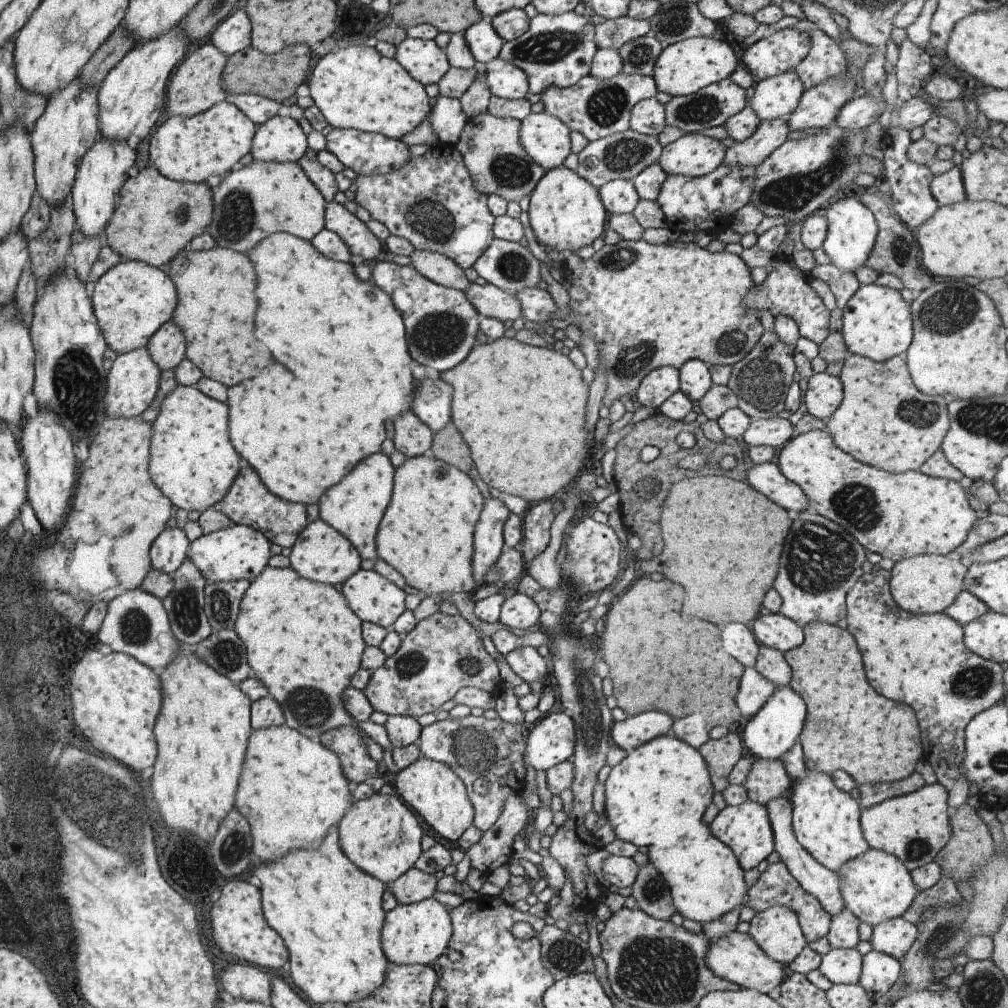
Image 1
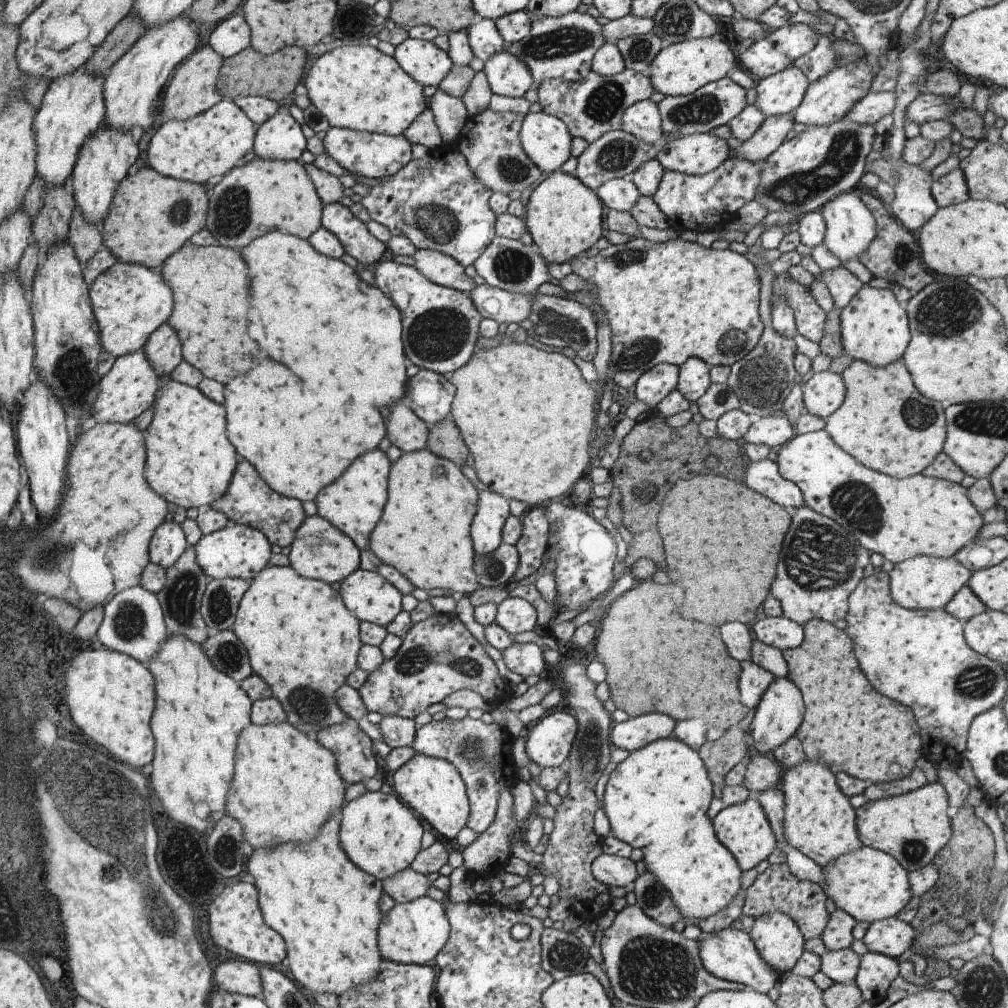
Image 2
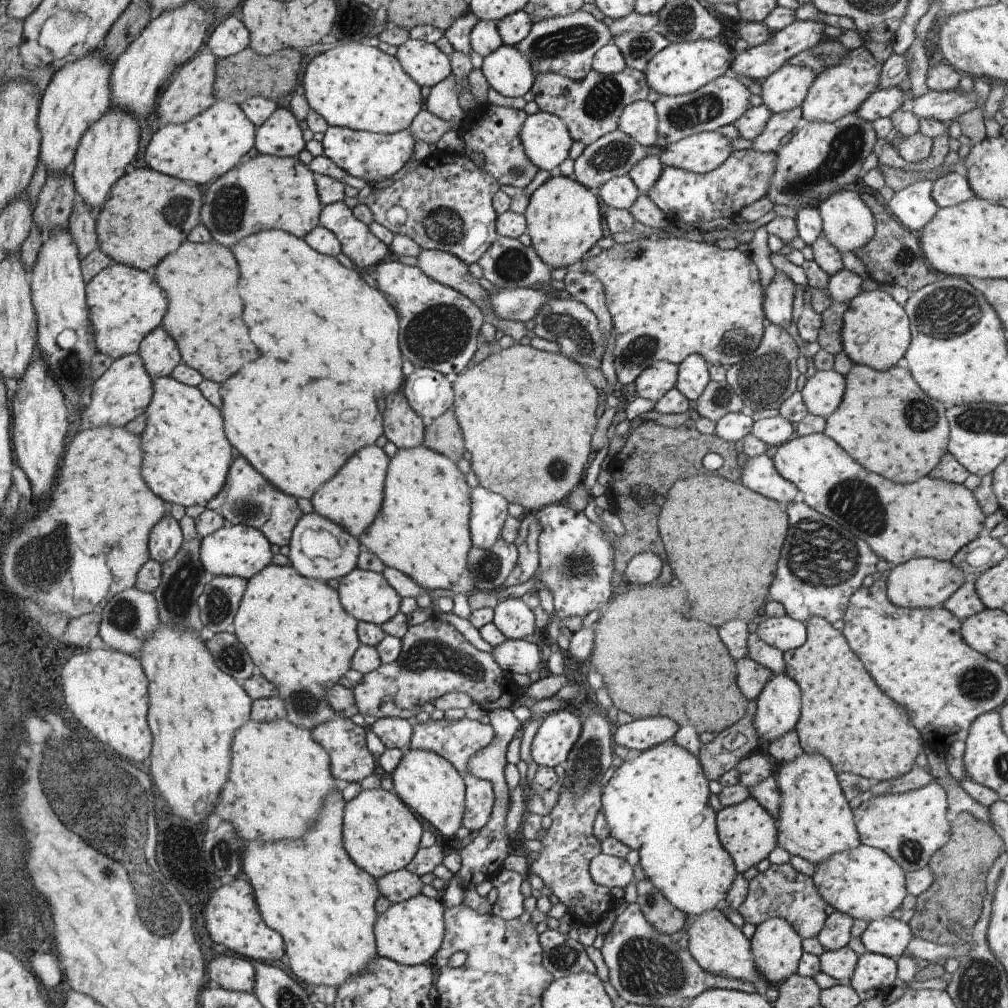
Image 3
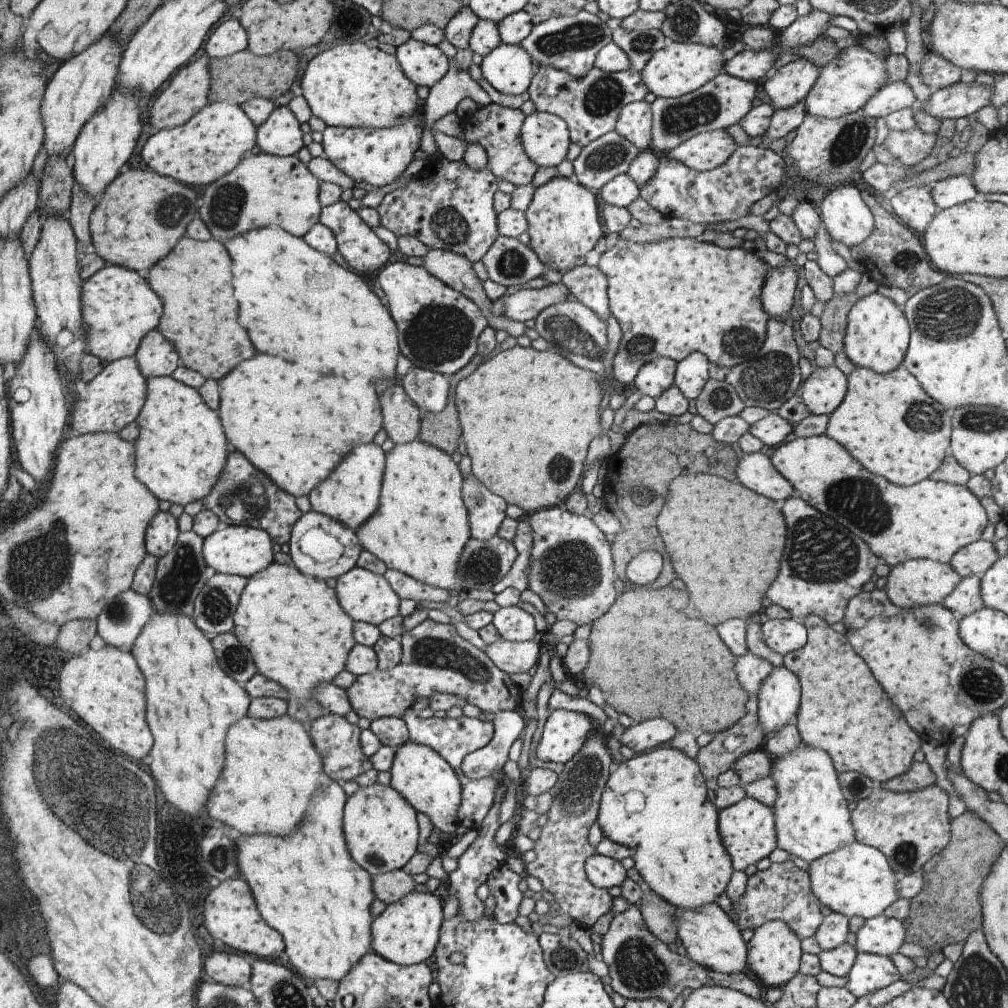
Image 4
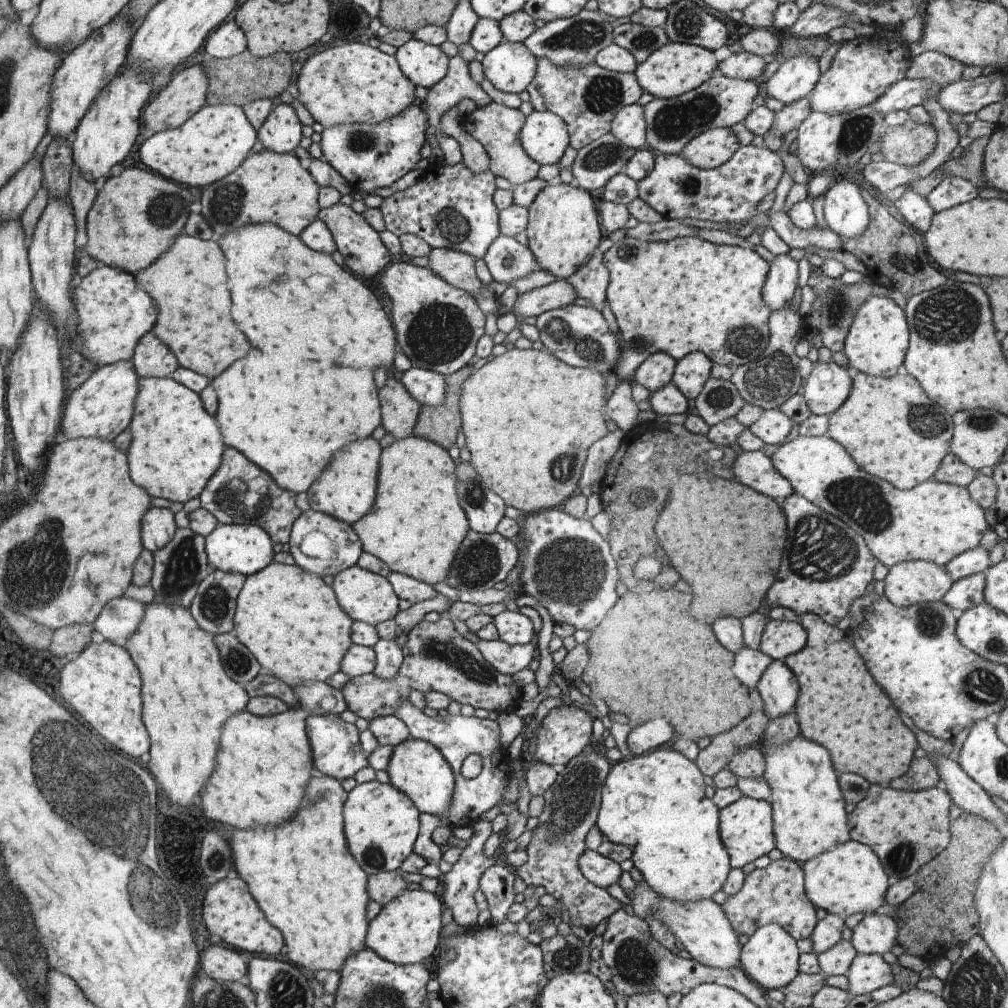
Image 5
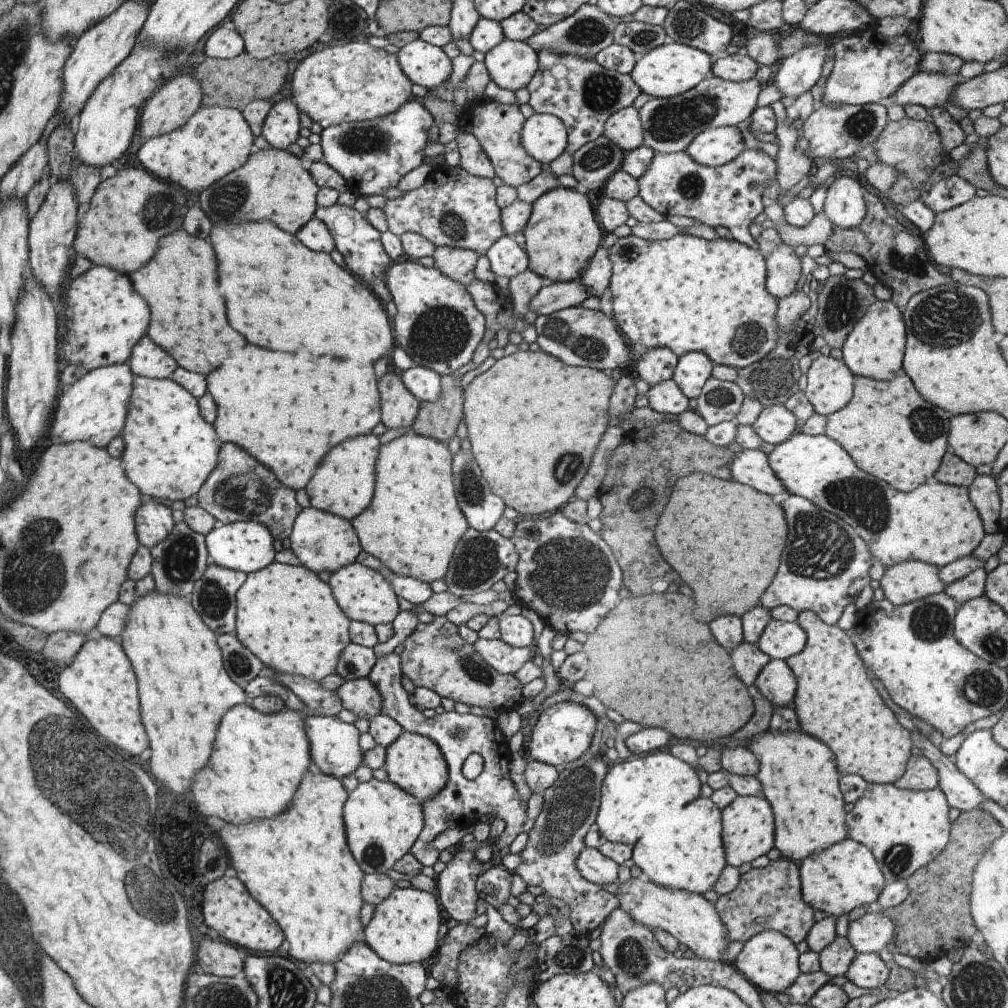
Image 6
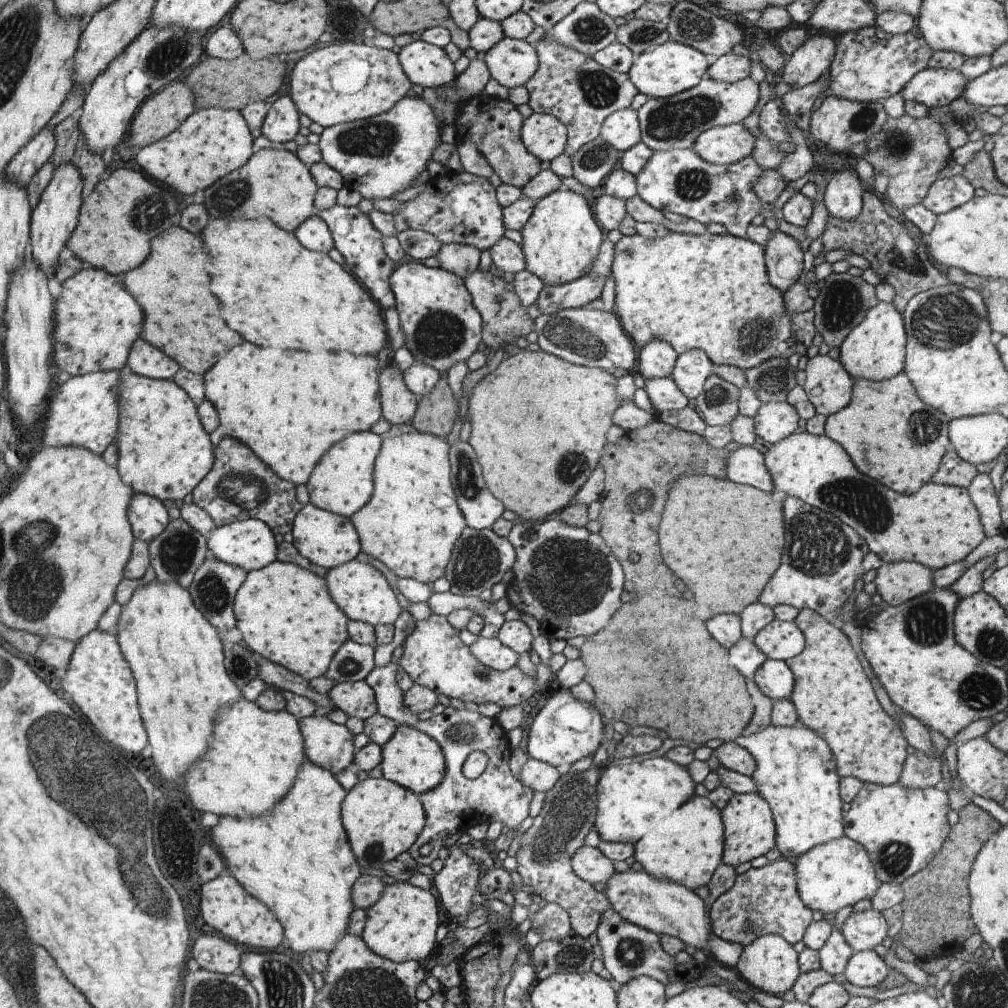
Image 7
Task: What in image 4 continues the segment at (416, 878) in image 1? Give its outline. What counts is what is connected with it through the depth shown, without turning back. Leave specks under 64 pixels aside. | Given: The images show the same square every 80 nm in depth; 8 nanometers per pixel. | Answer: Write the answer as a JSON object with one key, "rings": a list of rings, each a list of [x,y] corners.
{"rings":[[[402,869],[374,875],[371,879],[375,898],[386,904],[403,899],[406,894],[414,891],[416,885],[412,876]]]}

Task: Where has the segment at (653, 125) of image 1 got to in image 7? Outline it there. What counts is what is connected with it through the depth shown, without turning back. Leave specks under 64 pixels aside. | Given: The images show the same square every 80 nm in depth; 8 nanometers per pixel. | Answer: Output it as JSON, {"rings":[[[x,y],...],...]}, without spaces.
{"rings":[[[628,107],[613,112],[600,127],[600,137],[616,150],[627,151],[641,141],[637,110]]]}

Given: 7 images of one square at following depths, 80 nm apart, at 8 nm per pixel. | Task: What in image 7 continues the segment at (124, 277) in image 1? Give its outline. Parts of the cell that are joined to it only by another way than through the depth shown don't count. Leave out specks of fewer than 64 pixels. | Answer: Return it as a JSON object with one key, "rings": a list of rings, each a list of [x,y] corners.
{"rings":[[[92,266],[59,284],[55,302],[55,342],[51,360],[62,379],[127,368],[127,358],[146,320],[139,301],[123,287],[119,276]]]}

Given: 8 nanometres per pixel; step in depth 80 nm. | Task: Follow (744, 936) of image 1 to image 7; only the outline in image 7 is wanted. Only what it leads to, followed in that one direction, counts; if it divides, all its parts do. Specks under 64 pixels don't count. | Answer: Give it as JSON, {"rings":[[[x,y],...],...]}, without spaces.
{"rings":[[[628,869],[626,872],[614,871],[606,882],[604,894],[610,906],[629,923],[655,932],[659,936],[678,937],[684,944],[702,949],[708,955],[709,938],[714,935],[711,918],[704,907],[703,899],[686,886],[658,878],[646,871]]]}

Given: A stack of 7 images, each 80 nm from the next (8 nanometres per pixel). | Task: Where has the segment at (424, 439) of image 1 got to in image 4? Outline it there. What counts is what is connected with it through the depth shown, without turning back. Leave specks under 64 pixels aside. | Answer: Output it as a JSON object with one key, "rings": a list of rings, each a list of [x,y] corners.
{"rings":[[[400,381],[388,386],[380,398],[382,402],[383,428],[393,442],[404,444],[418,437],[422,412],[419,406],[406,394]]]}

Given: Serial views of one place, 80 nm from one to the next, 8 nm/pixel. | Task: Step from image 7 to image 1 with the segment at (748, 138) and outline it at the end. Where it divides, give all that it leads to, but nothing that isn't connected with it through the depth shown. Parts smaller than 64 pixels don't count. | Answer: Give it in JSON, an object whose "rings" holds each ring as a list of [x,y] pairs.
{"rings":[[[688,134],[663,146],[659,163],[667,175],[696,178],[716,170],[723,163],[726,151],[720,139]]]}

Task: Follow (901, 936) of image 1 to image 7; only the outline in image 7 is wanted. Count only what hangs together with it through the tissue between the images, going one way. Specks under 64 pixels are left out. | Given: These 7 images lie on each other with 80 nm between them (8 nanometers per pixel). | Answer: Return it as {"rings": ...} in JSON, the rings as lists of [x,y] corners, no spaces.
{"rings":[[[873,907],[850,913],[839,931],[854,952],[873,949],[888,938],[886,918]]]}

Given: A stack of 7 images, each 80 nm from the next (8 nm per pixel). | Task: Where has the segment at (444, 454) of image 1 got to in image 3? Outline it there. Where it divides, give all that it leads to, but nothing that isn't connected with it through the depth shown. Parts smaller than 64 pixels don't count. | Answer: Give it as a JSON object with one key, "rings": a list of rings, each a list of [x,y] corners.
{"rings":[[[452,408],[425,425],[423,433],[424,446],[446,455],[455,463],[466,451],[462,431]]]}

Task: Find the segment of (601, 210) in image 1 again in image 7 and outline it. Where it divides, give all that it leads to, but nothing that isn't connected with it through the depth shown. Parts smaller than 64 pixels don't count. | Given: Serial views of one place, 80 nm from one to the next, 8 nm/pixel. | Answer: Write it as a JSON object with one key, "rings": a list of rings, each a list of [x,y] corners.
{"rings":[[[563,187],[536,202],[521,230],[525,269],[545,285],[561,285],[588,275],[606,238],[583,195]]]}

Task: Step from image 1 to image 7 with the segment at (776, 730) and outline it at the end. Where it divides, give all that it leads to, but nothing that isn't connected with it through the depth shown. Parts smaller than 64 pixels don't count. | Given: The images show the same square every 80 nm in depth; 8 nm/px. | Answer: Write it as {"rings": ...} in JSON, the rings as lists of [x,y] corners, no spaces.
{"rings":[[[766,659],[756,669],[753,679],[758,688],[772,700],[791,698],[794,677],[785,661]]]}

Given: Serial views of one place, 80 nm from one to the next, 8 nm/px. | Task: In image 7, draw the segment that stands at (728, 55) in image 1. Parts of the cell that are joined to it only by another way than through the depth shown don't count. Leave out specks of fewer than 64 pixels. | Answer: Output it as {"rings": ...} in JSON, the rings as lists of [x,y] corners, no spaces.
{"rings":[[[670,39],[651,51],[635,56],[628,74],[639,92],[654,98],[666,98],[694,88],[706,76],[708,67],[705,54]]]}

